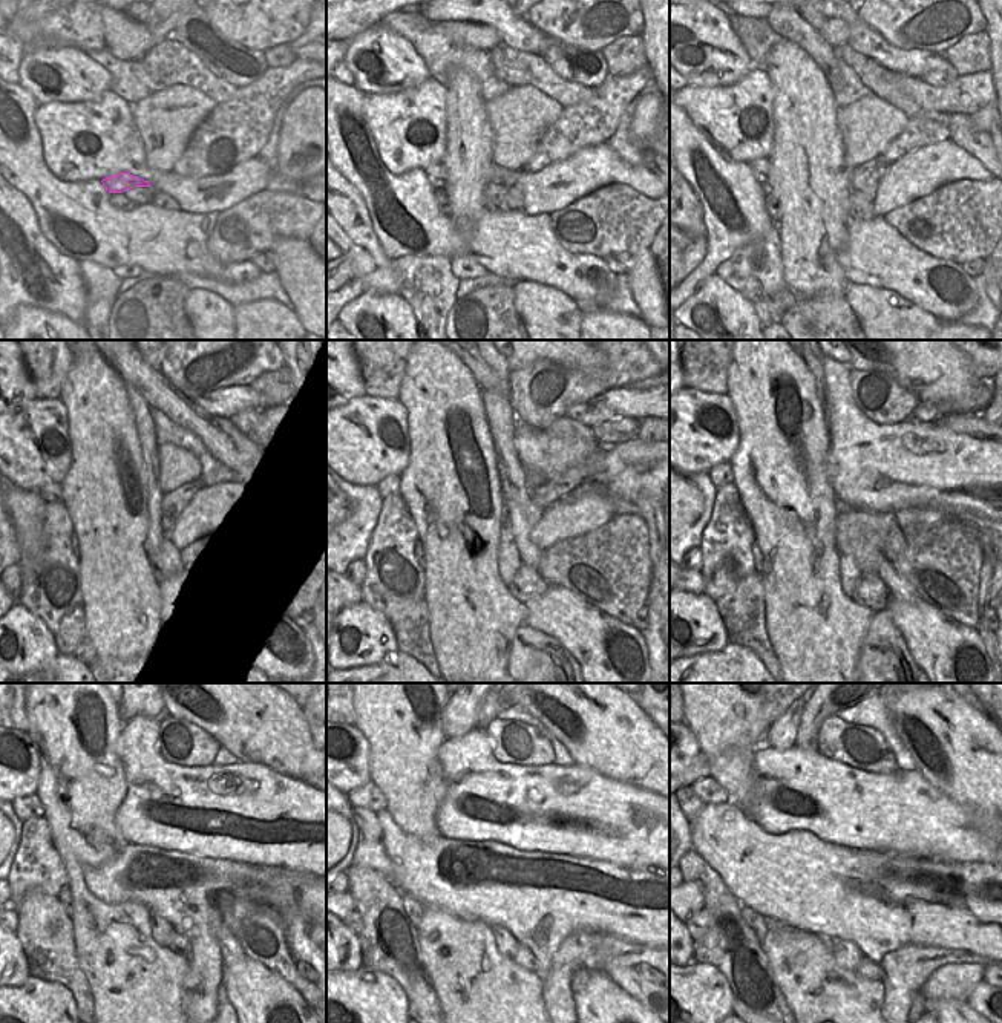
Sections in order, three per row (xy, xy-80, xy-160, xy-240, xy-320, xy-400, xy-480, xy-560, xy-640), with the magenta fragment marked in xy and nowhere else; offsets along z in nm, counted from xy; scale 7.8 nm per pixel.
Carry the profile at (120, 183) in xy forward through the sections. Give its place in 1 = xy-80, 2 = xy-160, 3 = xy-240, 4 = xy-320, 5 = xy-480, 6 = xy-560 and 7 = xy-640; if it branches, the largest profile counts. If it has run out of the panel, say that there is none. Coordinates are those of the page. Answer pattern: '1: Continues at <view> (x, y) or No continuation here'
1: Continues at xy-80 (434, 172)
2: Continues at xy-160 (760, 166)
3: Continues at xy-240 (49, 492)
4: Continues at xy-320 (389, 486)
5: Continues at xy-480 (31, 806)
6: Continues at xy-560 (370, 797)
7: Continues at xy-640 (707, 789).

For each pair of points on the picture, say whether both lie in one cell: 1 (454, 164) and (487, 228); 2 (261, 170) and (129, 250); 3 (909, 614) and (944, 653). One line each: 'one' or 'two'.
1: two
2: two
3: one

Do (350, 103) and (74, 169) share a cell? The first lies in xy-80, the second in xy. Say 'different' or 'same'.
different

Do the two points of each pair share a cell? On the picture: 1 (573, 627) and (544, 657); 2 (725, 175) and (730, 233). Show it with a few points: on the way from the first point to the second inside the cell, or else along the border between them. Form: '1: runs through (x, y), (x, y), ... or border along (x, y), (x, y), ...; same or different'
1: border along (527, 624), (552, 636), (581, 666); different
2: runs through (734, 193), (749, 222), (748, 228); same

